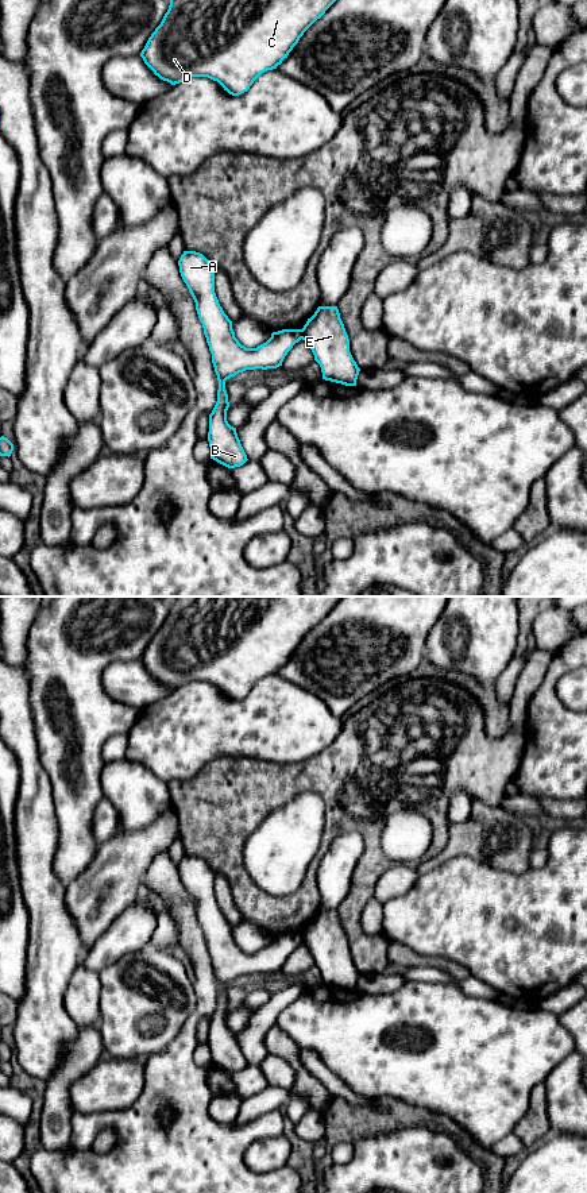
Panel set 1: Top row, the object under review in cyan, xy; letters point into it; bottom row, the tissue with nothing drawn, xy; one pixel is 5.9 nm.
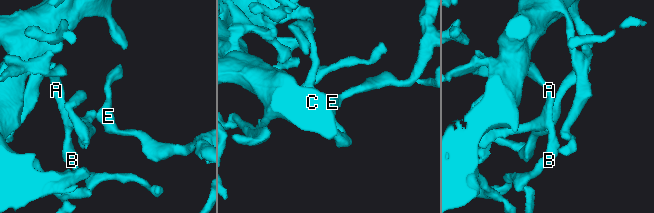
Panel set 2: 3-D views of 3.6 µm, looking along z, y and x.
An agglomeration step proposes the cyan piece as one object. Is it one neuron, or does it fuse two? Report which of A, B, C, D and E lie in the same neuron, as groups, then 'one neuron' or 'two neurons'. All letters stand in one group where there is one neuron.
A B C D E | one neuron

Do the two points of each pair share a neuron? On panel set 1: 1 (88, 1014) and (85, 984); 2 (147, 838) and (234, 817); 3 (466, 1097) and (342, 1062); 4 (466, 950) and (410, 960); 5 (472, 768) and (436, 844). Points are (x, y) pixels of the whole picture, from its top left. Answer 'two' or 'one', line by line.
1: one
2: two
3: one
4: two
5: one

